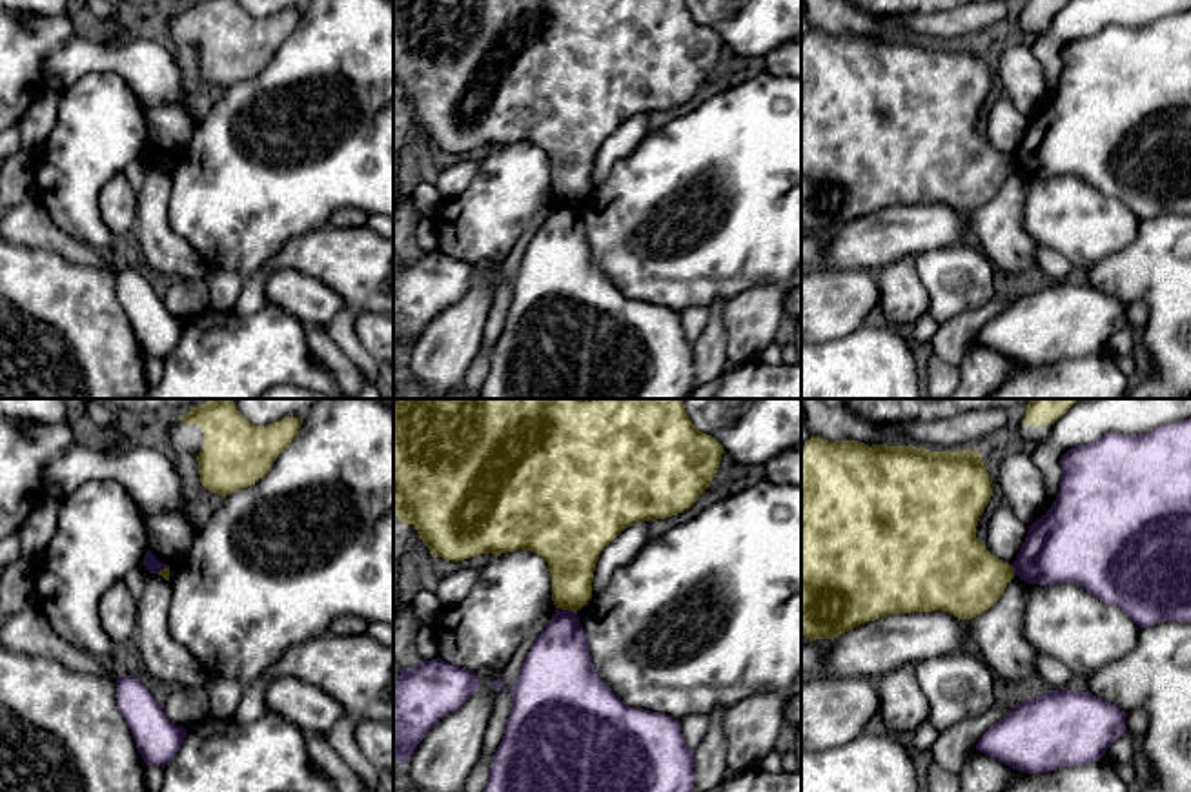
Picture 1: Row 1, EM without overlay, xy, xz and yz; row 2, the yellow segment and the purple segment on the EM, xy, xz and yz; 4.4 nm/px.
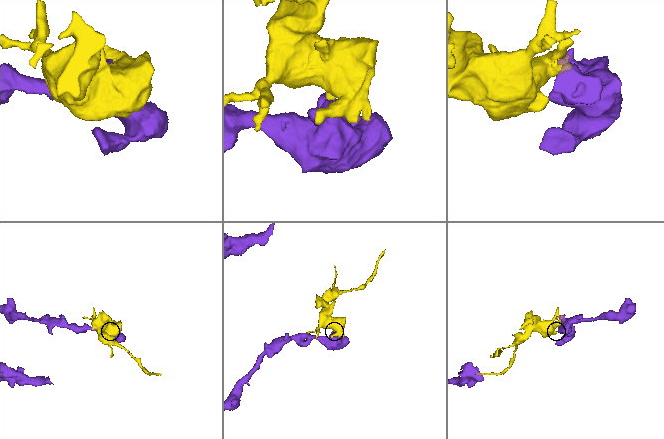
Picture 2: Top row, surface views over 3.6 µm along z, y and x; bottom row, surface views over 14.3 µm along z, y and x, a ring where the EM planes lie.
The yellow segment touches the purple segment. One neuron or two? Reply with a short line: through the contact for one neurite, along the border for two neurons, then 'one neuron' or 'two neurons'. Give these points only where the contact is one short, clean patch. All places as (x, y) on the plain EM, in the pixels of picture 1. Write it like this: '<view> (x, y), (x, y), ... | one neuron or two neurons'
xz (558, 199), (576, 204) | two neurons

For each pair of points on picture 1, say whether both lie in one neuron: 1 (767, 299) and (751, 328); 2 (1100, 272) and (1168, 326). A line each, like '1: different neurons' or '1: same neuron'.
1: same neuron
2: same neuron

